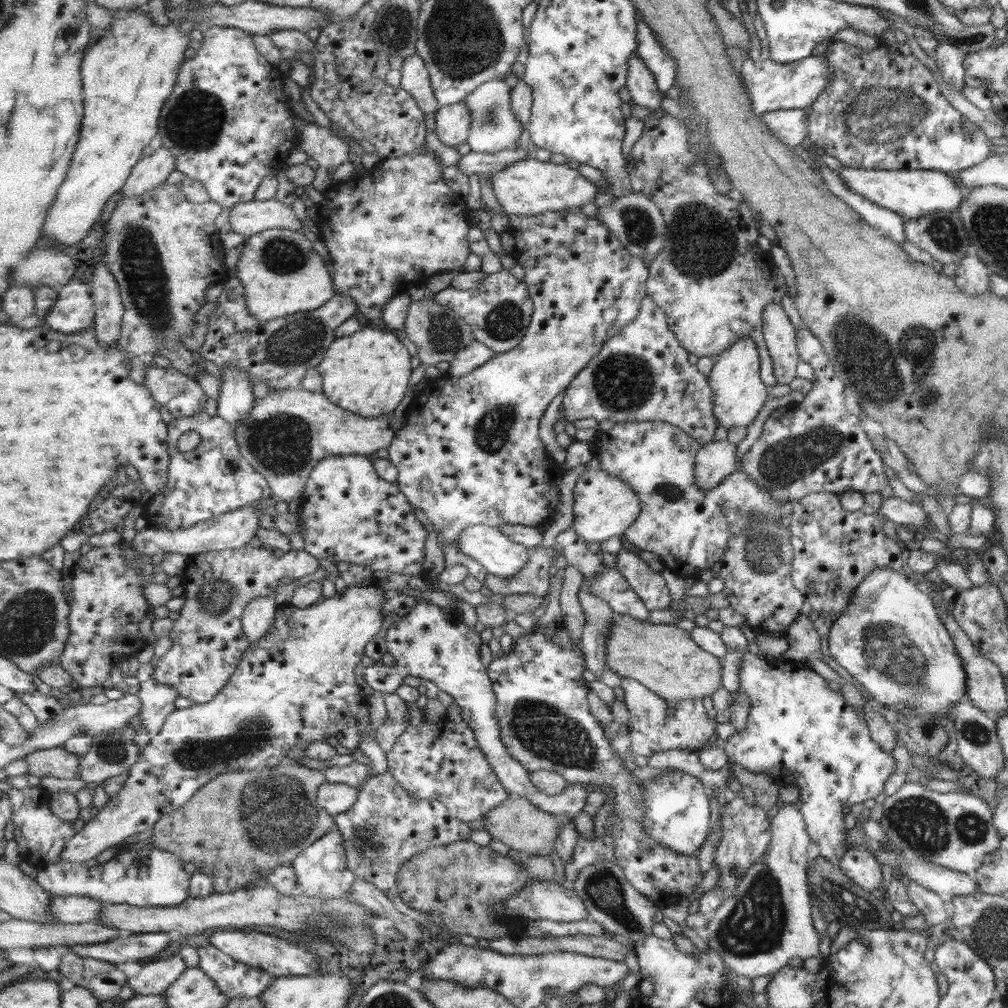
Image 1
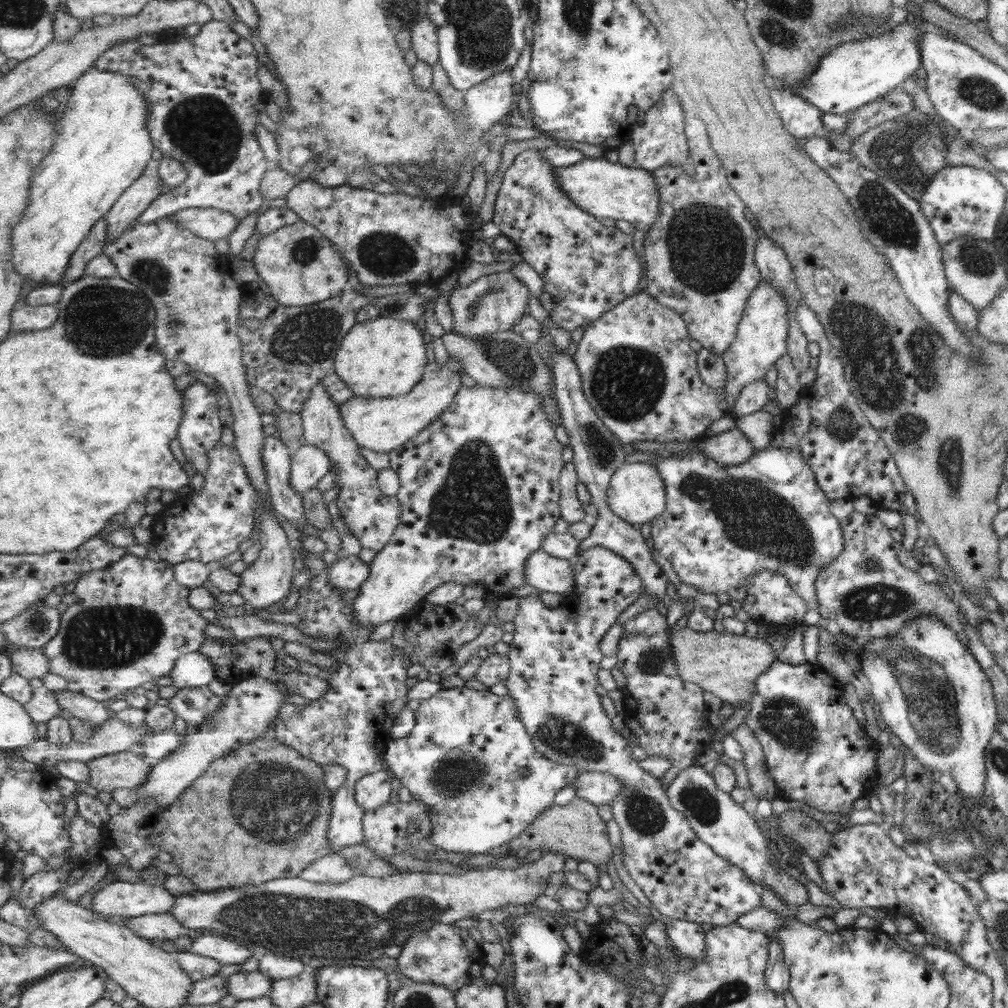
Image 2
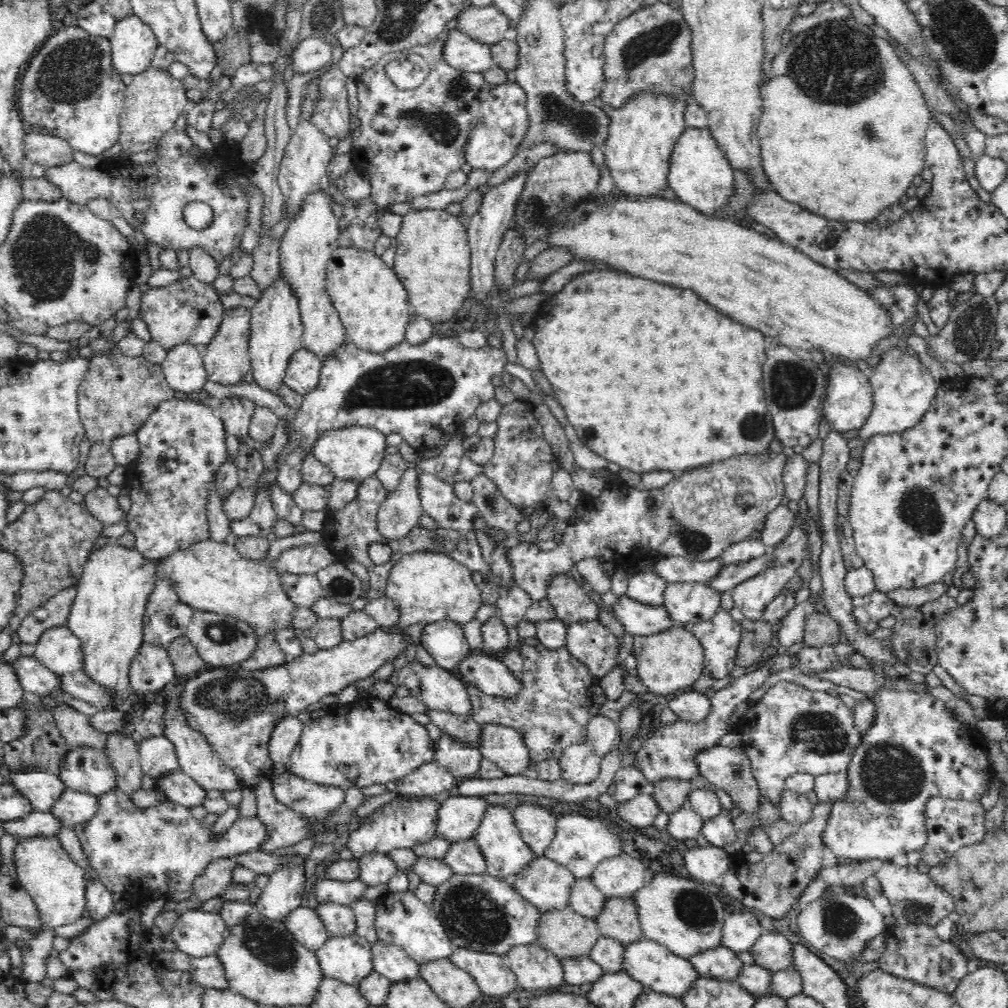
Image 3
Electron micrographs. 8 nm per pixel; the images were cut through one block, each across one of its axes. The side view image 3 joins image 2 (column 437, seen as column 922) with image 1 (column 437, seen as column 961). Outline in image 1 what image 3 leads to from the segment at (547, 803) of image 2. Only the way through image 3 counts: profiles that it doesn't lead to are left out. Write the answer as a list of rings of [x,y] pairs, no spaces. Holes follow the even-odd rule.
[[[423,720],[416,726],[408,723],[386,754],[387,773],[417,798],[441,801],[451,814],[465,822],[487,818],[501,802],[511,795],[500,782],[498,774],[479,747],[475,729],[465,721],[443,720],[431,723]]]

